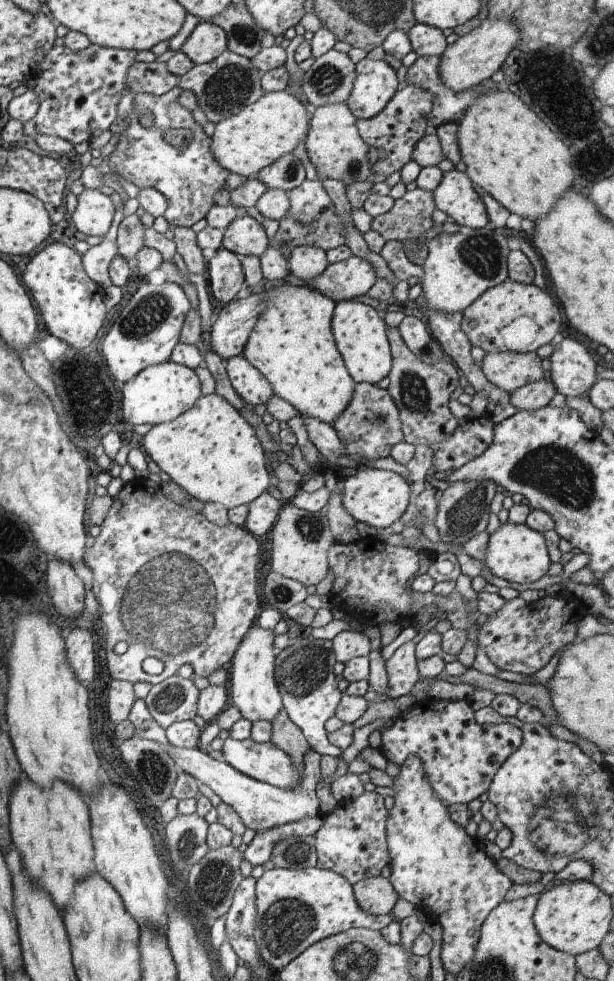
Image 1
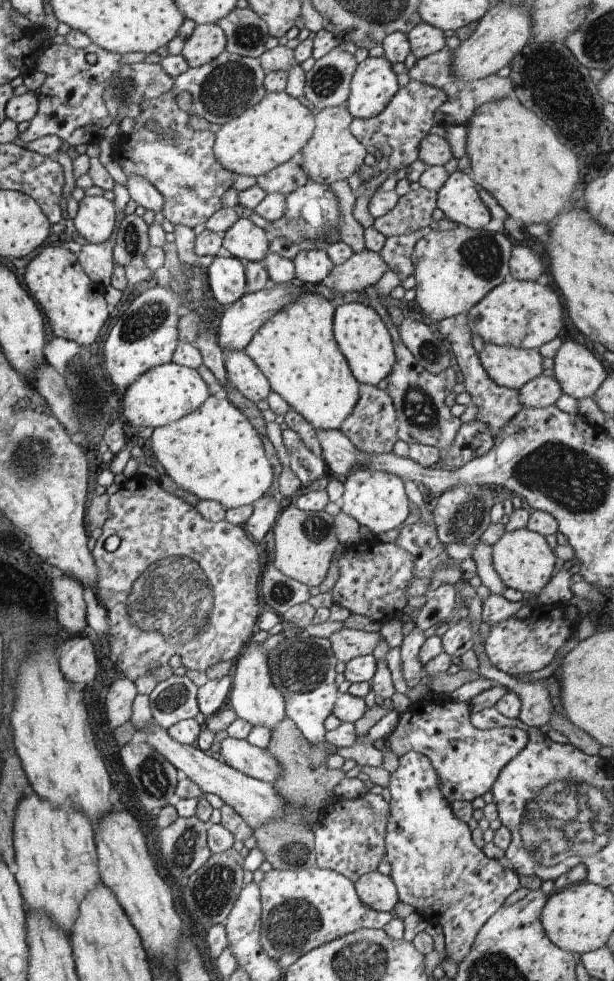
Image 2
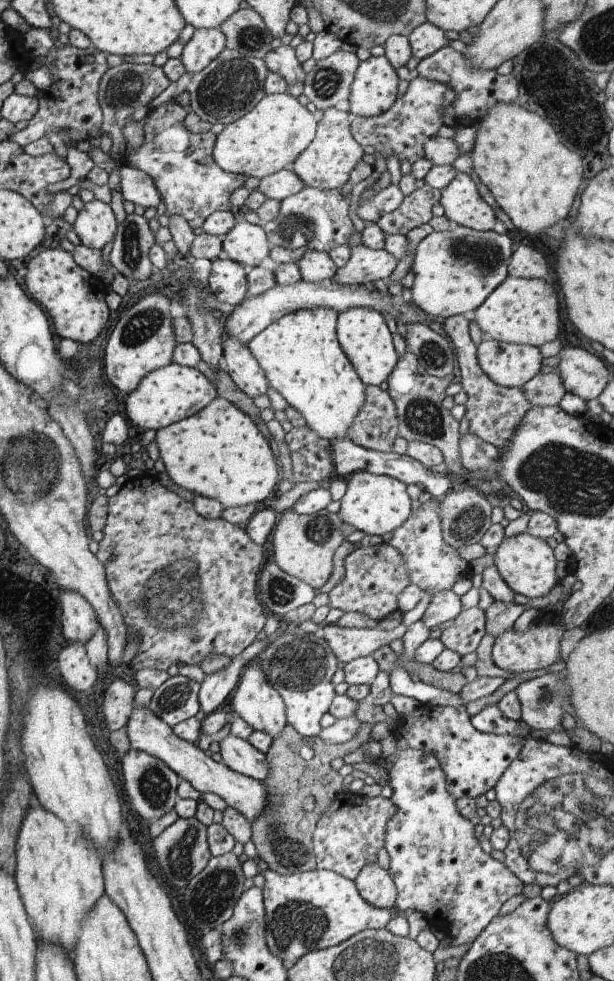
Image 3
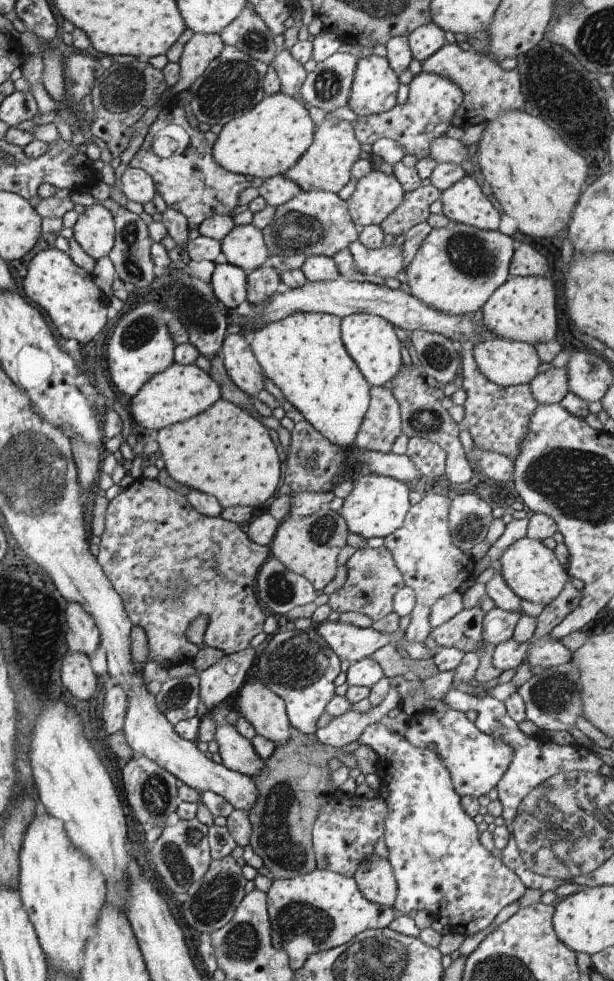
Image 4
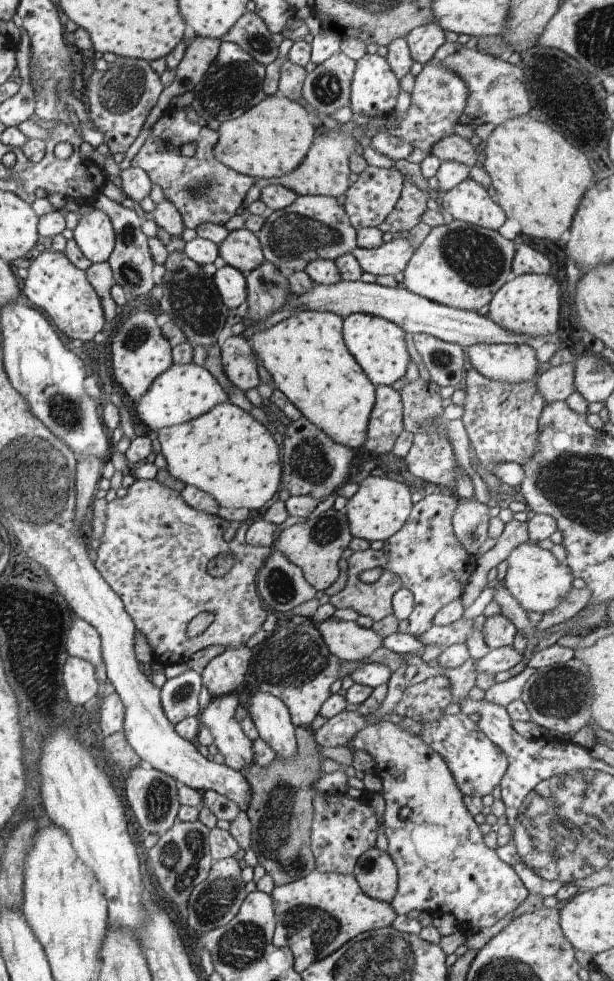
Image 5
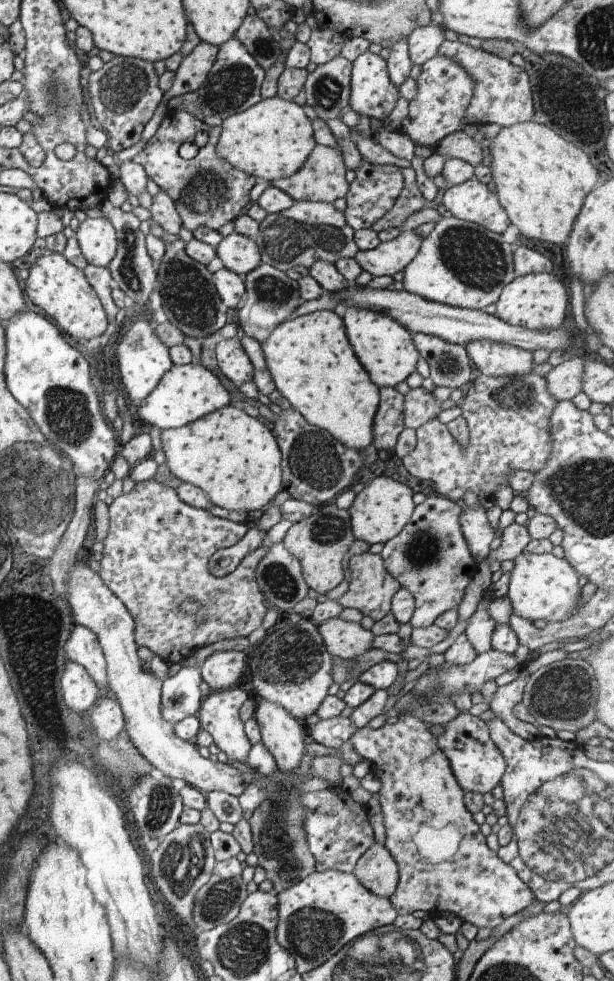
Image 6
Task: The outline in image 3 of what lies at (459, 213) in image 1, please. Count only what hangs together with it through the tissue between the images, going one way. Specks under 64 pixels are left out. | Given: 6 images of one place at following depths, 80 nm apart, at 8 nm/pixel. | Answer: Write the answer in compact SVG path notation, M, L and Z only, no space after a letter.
M456 174L456 178L441 191L439 203L449 221L476 231L494 229L495 212L480 196L477 180L473 180L471 175Z

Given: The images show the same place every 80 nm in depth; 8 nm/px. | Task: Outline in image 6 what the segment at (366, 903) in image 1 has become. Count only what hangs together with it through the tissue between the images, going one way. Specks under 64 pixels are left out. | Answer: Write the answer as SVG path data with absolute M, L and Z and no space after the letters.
M377 840L360 857L353 870L354 876L376 896L390 897L396 890L399 872L396 861L385 845Z

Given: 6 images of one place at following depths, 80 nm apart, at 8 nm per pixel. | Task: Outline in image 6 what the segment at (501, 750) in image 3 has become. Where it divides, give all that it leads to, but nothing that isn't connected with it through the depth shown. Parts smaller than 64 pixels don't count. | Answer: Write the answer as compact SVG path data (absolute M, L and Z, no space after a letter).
M460 713L452 722L444 725L444 732L438 738L438 746L444 750L446 758L450 760L450 766L458 784L464 792L484 794L498 786L504 774L506 763L504 757L492 738L486 722L469 713Z

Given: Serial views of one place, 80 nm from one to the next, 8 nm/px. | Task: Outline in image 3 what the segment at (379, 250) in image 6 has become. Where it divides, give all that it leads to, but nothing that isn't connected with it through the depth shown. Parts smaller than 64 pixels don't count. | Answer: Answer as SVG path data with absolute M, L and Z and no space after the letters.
M350 244L350 260L336 272L331 282L365 285L377 280L385 282L398 266L398 260L385 249L370 249L362 244Z

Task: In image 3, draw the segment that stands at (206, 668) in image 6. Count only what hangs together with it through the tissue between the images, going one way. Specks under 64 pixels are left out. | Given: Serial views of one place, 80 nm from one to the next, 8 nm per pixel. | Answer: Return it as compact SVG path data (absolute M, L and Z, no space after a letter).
M274 638L256 640L242 654L232 659L227 668L215 674L206 675L199 689L199 704L201 710L206 715L215 712L215 710L218 710L226 702L226 698L230 696L230 692L236 689L240 680L240 674L244 672L246 664L258 658L266 649L269 642L272 642L272 639Z

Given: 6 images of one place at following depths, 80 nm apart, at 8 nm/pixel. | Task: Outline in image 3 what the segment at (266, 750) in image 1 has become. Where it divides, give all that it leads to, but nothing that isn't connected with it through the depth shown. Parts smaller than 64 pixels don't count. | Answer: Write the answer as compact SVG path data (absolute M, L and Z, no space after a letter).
M230 733L219 744L223 763L231 770L258 781L264 781L270 774L265 754L256 750L248 740Z

